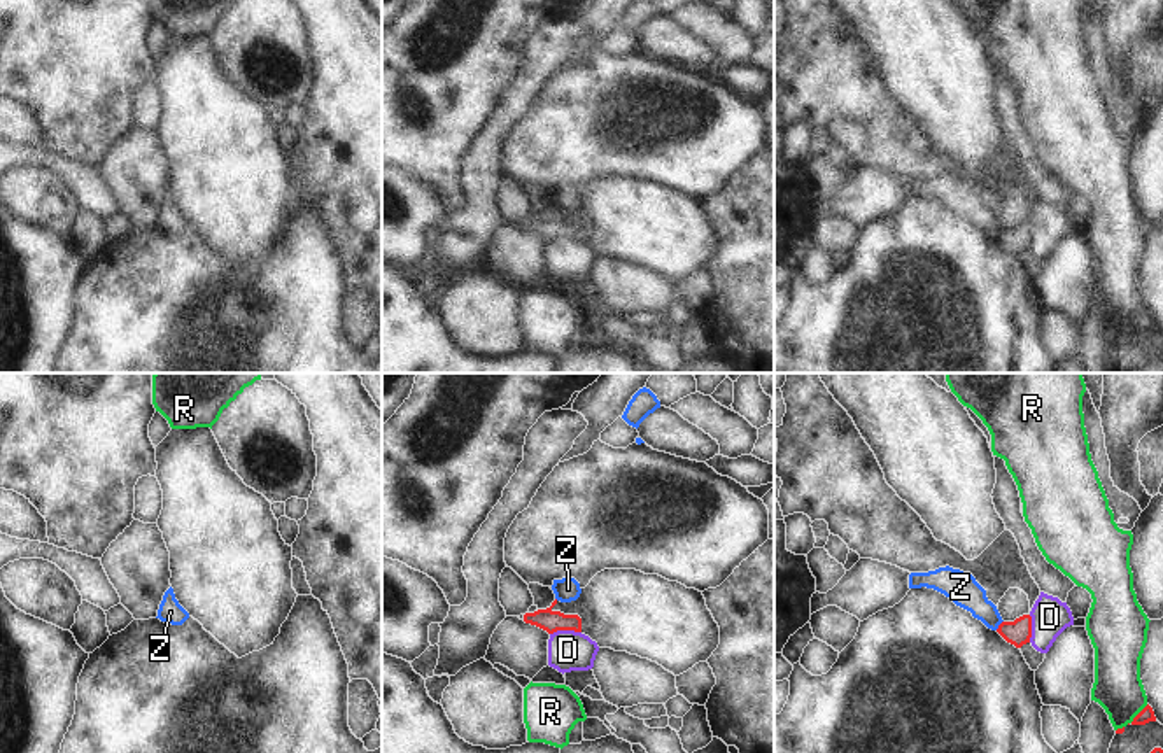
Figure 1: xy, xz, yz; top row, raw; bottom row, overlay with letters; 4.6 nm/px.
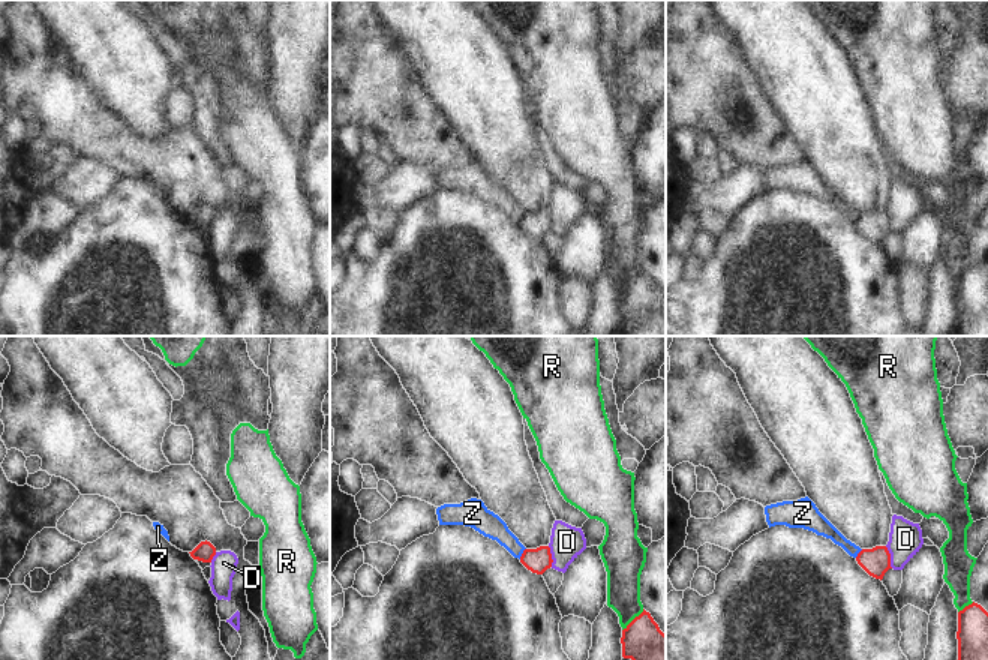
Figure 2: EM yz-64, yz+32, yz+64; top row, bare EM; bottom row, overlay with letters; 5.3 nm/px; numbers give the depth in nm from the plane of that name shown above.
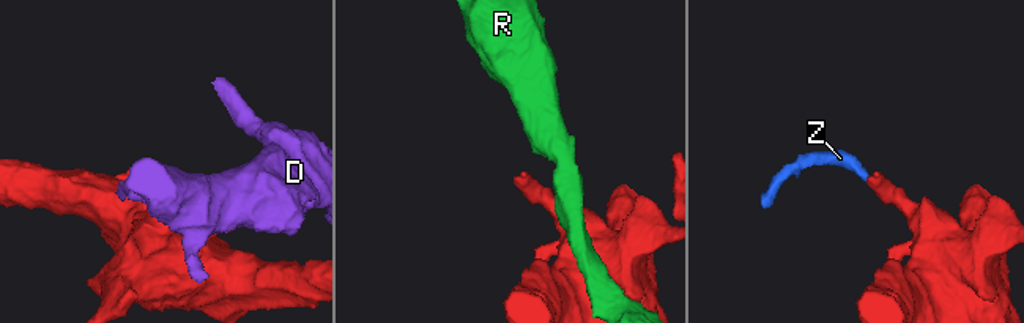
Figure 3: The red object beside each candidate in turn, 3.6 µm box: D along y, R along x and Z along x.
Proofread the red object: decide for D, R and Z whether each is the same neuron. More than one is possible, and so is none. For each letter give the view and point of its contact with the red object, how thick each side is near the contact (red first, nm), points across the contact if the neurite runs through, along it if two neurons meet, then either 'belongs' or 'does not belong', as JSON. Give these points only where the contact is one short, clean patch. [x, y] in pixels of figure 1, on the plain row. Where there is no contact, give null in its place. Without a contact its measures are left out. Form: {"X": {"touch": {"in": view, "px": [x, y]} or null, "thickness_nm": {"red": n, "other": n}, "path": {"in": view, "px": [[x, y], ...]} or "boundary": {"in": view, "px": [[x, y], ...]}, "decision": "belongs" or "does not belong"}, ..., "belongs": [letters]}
{"D": {"touch": {"in": "xz", "px": [564, 237]}, "thickness_nm": {"red": 100, "other": 190}, "boundary": {"in": "xz", "px": [[580, 239], [554, 239], [550, 242]]}, "decision": "does not belong"}, "R": {"touch": {"in": "yz", "px": [1137, 323]}, "thickness_nm": {"red": 70, "other": 220}, "decision": "does not belong"}, "Z": {"touch": {"in": "yz", "px": [999, 233]}, "thickness_nm": {"red": 120, "other": 150}, "boundary": {"in": "yz", "px": [[1002, 228], [995, 237]]}, "decision": "does not belong"}, "belongs": []}

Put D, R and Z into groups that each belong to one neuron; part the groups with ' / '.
D / R / Z

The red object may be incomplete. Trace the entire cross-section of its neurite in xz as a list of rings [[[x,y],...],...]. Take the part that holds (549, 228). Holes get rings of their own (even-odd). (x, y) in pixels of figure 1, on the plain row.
[[[557,207],[546,217],[538,217],[534,221],[525,221],[524,229],[536,233],[548,242],[557,238],[574,238],[582,240],[582,226],[578,222],[564,222],[560,219],[553,219],[552,215],[557,212]]]

